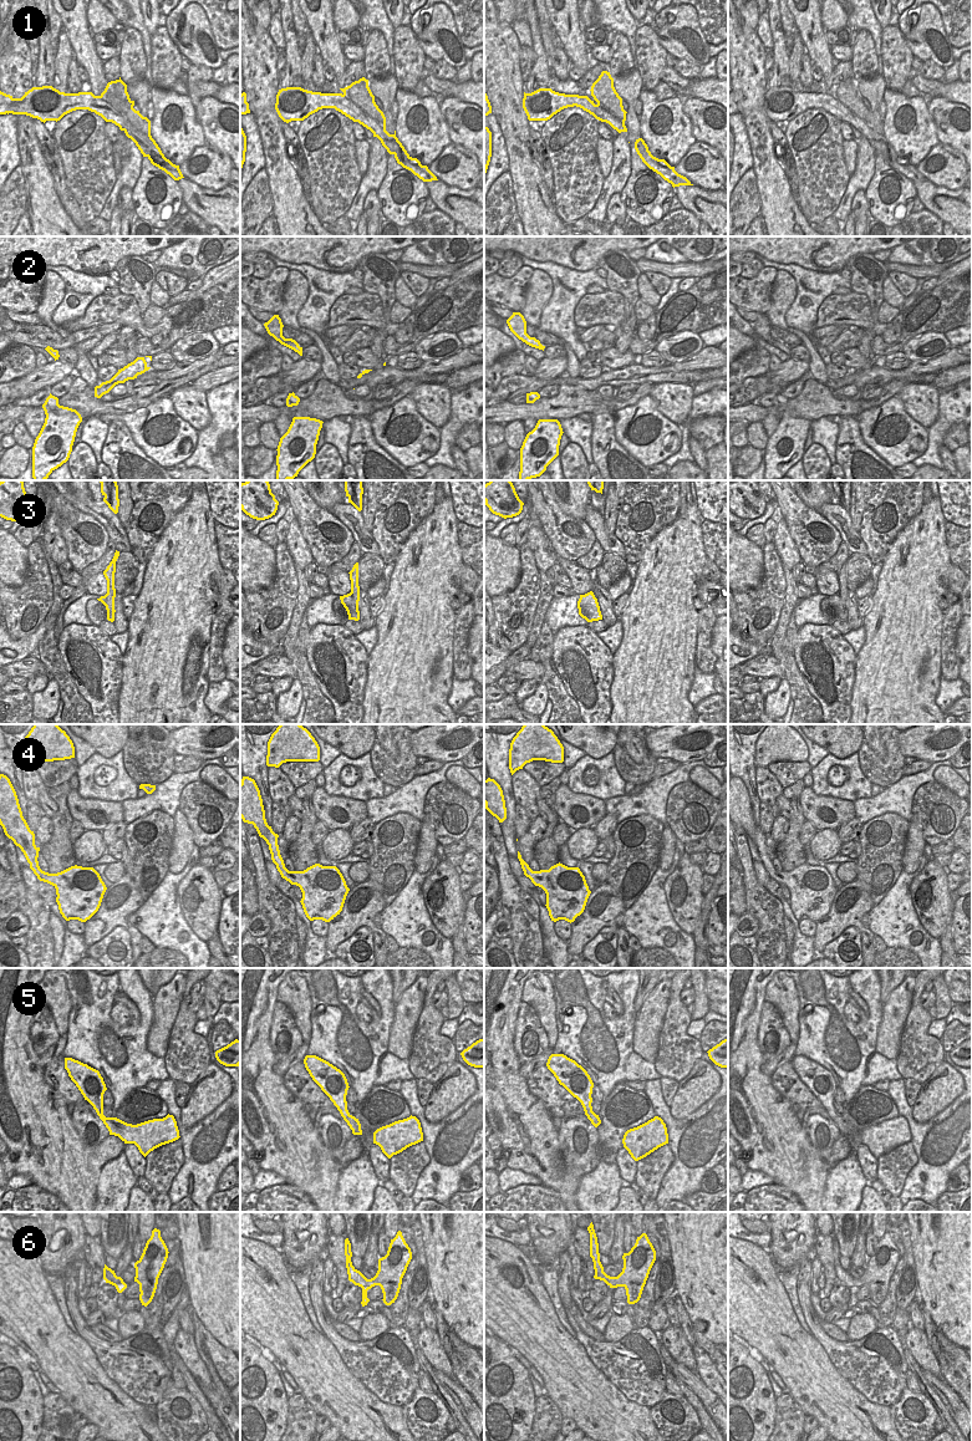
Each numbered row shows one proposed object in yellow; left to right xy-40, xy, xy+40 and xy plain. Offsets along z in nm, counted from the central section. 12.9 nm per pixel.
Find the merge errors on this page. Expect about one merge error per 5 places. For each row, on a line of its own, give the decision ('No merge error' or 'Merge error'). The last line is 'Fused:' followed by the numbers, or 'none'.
1: Merge error
2: No merge error
3: Merge error
4: No merge error
5: No merge error
6: No merge error
Fused: 1, 3.

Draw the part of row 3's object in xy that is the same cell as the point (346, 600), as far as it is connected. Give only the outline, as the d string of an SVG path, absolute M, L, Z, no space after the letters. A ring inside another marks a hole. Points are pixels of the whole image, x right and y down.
M351 594L340 596L340 600L347 611L348 620L358 621L360 620L360 611L357 609L357 606L355 605Z

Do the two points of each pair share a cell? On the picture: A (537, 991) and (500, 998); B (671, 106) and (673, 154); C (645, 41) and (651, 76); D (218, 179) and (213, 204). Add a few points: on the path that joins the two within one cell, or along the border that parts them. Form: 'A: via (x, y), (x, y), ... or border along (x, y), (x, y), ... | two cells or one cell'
A: border along (525, 981), (520, 1001) | two cells
B: via (673, 118), (673, 142) | one cell
C: via (649, 50), (650, 67) | one cell
D: border along (188, 178), (207, 188), (222, 189), (227, 187) | two cells

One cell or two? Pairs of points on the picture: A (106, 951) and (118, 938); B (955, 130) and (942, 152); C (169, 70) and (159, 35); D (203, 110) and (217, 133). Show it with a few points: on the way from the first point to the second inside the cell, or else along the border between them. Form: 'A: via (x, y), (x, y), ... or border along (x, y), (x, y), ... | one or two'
A: via (108, 948), (116, 941) | one
B: border along (940, 142), (958, 152) | two
C: via (166, 61), (161, 44) | one
D: via (209, 116), (217, 123), (217, 127) | one

